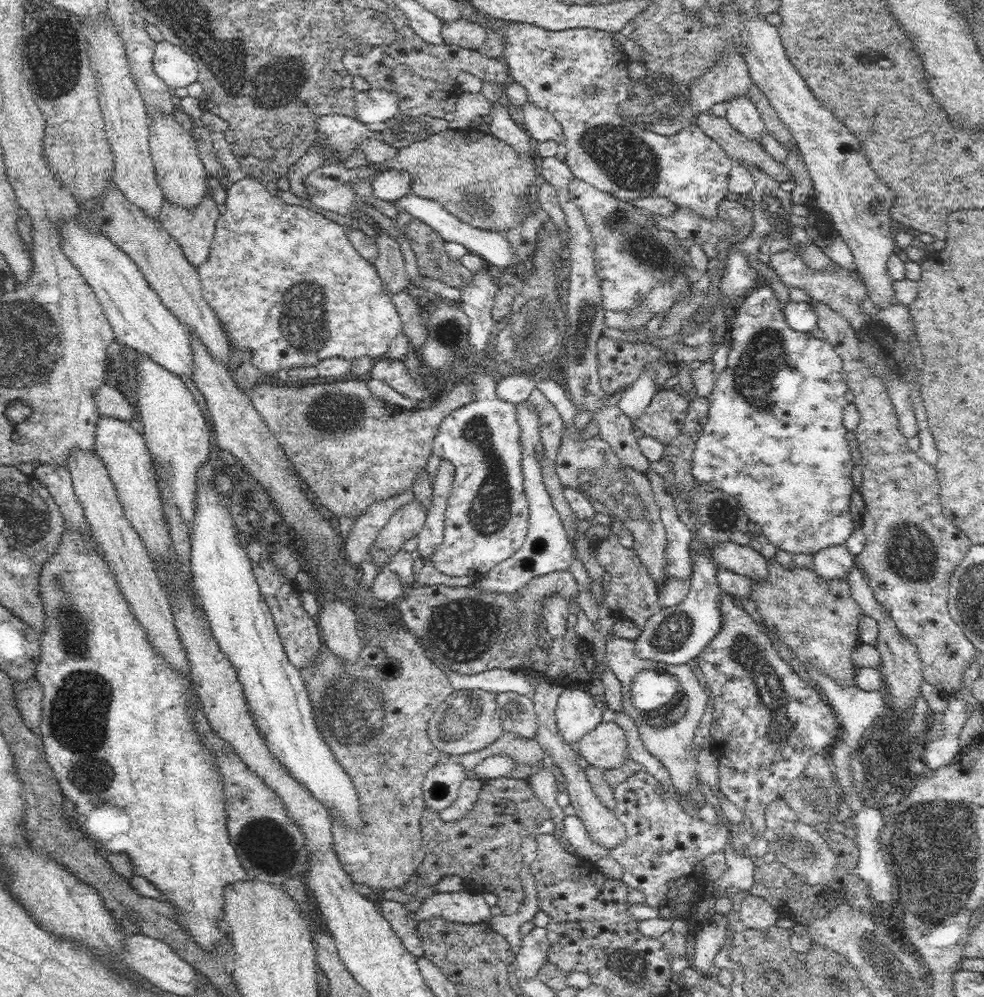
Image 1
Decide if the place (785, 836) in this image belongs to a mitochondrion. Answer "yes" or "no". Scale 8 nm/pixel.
yes

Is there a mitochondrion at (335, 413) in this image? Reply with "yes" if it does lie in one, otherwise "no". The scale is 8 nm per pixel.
yes

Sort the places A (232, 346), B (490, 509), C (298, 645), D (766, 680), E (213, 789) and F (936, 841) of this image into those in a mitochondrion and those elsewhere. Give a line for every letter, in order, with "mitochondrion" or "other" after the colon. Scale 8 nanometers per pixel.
A: other
B: mitochondrion
C: other
D: mitochondrion
E: other
F: mitochondrion

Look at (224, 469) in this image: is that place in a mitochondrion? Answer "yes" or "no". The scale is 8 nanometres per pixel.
no

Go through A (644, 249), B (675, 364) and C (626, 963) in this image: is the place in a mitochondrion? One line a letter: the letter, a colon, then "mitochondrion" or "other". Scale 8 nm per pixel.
A: mitochondrion
B: other
C: mitochondrion

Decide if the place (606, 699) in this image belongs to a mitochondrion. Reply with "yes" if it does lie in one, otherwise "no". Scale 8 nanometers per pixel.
no

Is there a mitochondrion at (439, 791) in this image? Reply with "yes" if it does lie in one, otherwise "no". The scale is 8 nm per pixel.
yes

